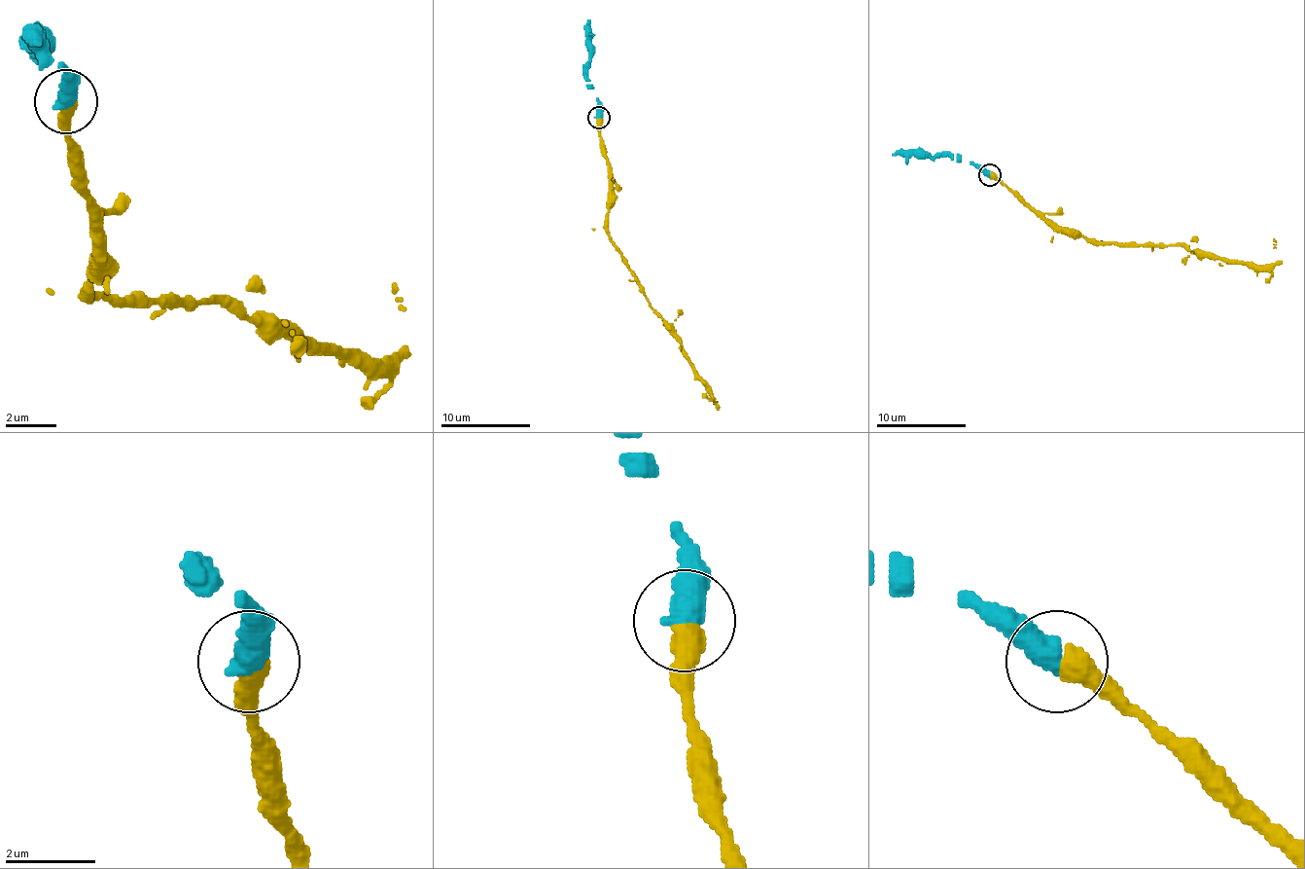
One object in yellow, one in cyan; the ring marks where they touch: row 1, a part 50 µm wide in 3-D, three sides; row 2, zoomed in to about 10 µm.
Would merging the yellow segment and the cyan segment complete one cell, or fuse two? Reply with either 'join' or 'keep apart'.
join

